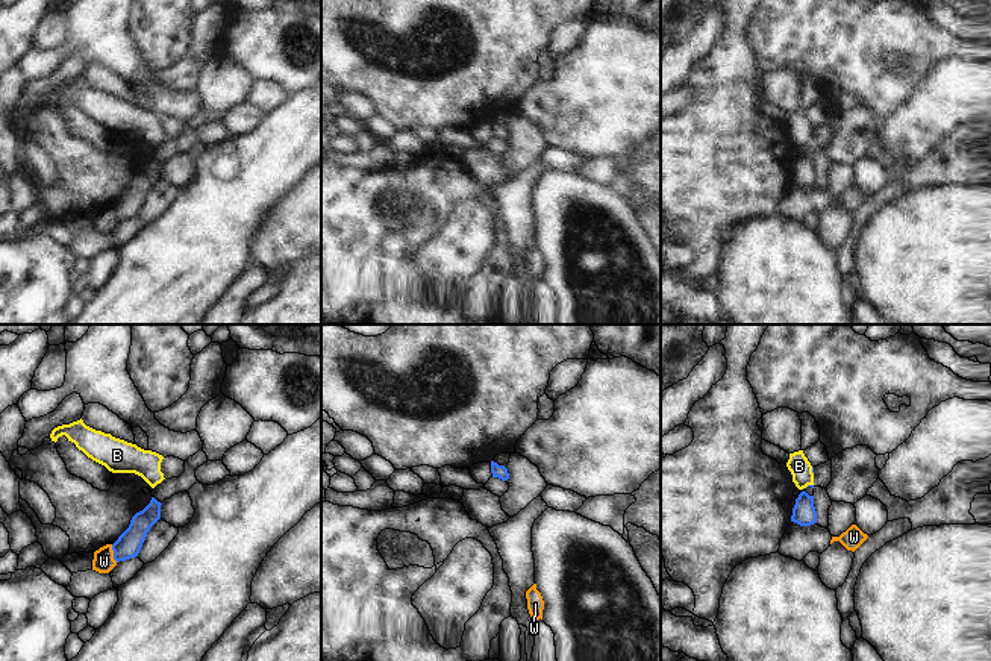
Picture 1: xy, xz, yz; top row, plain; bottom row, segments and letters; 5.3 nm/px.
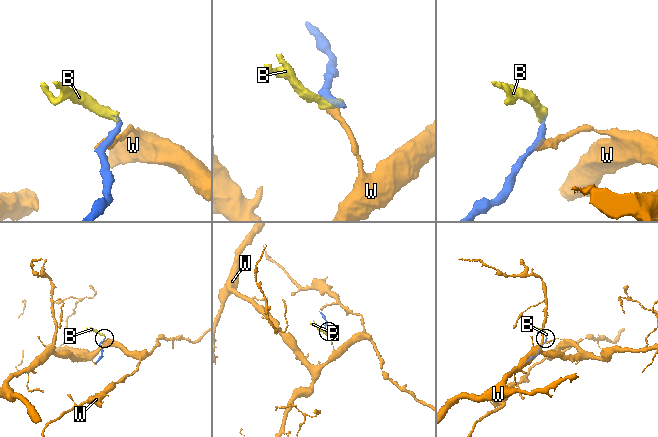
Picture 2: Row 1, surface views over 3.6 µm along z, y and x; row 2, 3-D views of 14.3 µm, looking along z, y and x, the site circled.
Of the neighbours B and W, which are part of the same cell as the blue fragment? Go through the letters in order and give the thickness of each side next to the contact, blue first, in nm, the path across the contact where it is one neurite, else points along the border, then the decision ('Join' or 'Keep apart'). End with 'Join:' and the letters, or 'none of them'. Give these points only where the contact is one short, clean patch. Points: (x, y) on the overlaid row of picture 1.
B: Thickness 20 nm (blue) against 120 nm. Path across: yz (812, 467), (812, 470), (803, 470), (799, 466). Join
W: Thickness 140 nm (blue) against 120 nm. Boundary: xy (111, 545), (117, 561). Keep apart
Join: B

